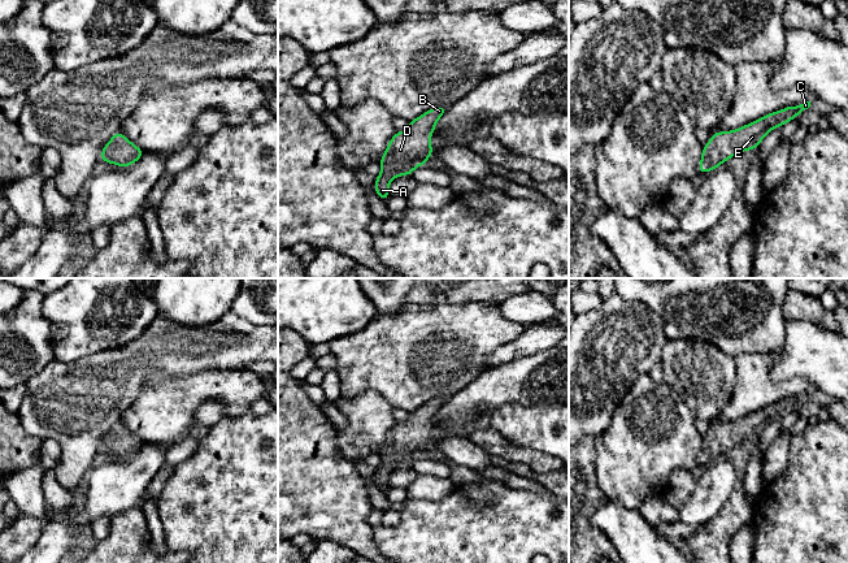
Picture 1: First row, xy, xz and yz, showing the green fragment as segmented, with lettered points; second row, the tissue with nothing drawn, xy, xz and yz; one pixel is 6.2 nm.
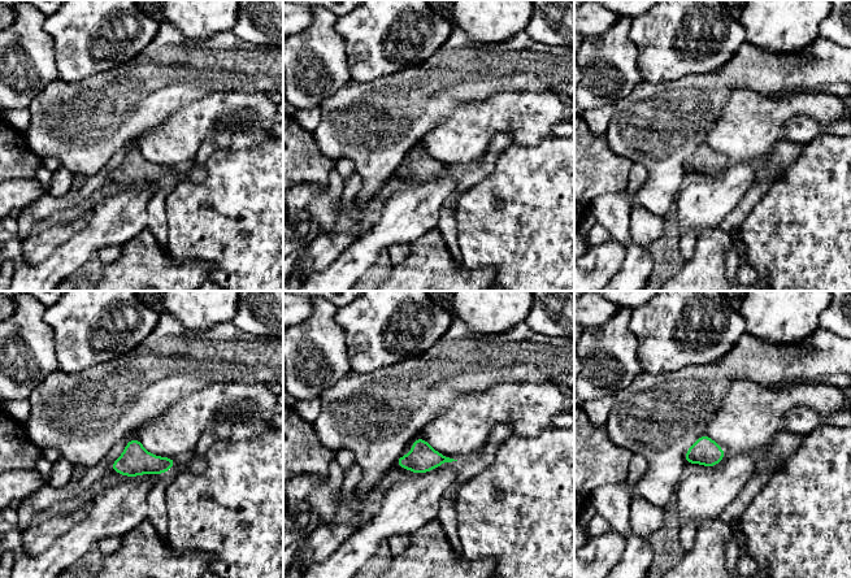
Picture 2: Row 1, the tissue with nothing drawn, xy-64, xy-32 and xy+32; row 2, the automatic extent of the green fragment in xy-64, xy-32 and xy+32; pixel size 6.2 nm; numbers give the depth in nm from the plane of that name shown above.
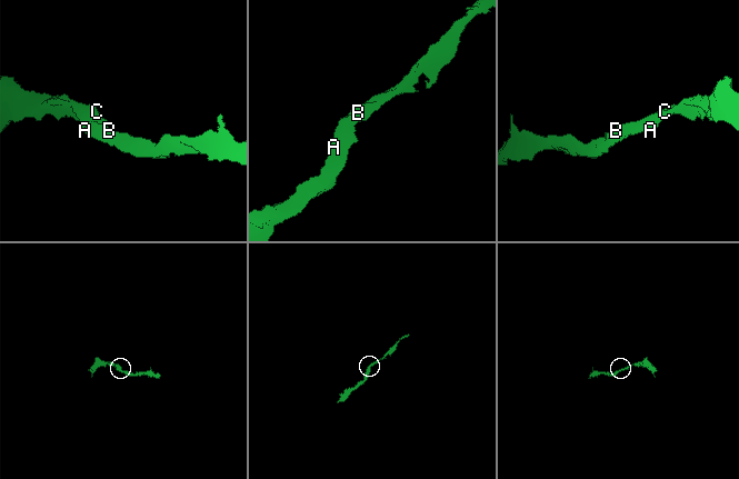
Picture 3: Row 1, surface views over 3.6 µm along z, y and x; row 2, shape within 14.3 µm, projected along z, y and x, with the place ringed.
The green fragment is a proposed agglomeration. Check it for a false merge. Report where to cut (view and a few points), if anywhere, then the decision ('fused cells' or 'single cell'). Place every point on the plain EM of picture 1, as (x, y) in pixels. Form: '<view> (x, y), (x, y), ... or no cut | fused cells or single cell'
no cut | single cell

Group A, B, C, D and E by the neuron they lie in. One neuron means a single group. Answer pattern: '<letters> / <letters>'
A B C D E

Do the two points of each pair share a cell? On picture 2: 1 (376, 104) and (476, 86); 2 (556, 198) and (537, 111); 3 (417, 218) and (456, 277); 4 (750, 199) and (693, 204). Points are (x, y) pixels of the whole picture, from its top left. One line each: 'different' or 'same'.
1: same
2: different
3: different
4: different

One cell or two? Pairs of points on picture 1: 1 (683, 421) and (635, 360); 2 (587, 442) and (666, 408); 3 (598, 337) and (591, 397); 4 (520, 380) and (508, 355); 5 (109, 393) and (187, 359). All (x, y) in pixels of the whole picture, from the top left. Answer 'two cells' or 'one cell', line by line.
1: two cells
2: two cells
3: one cell
4: two cells
5: one cell

